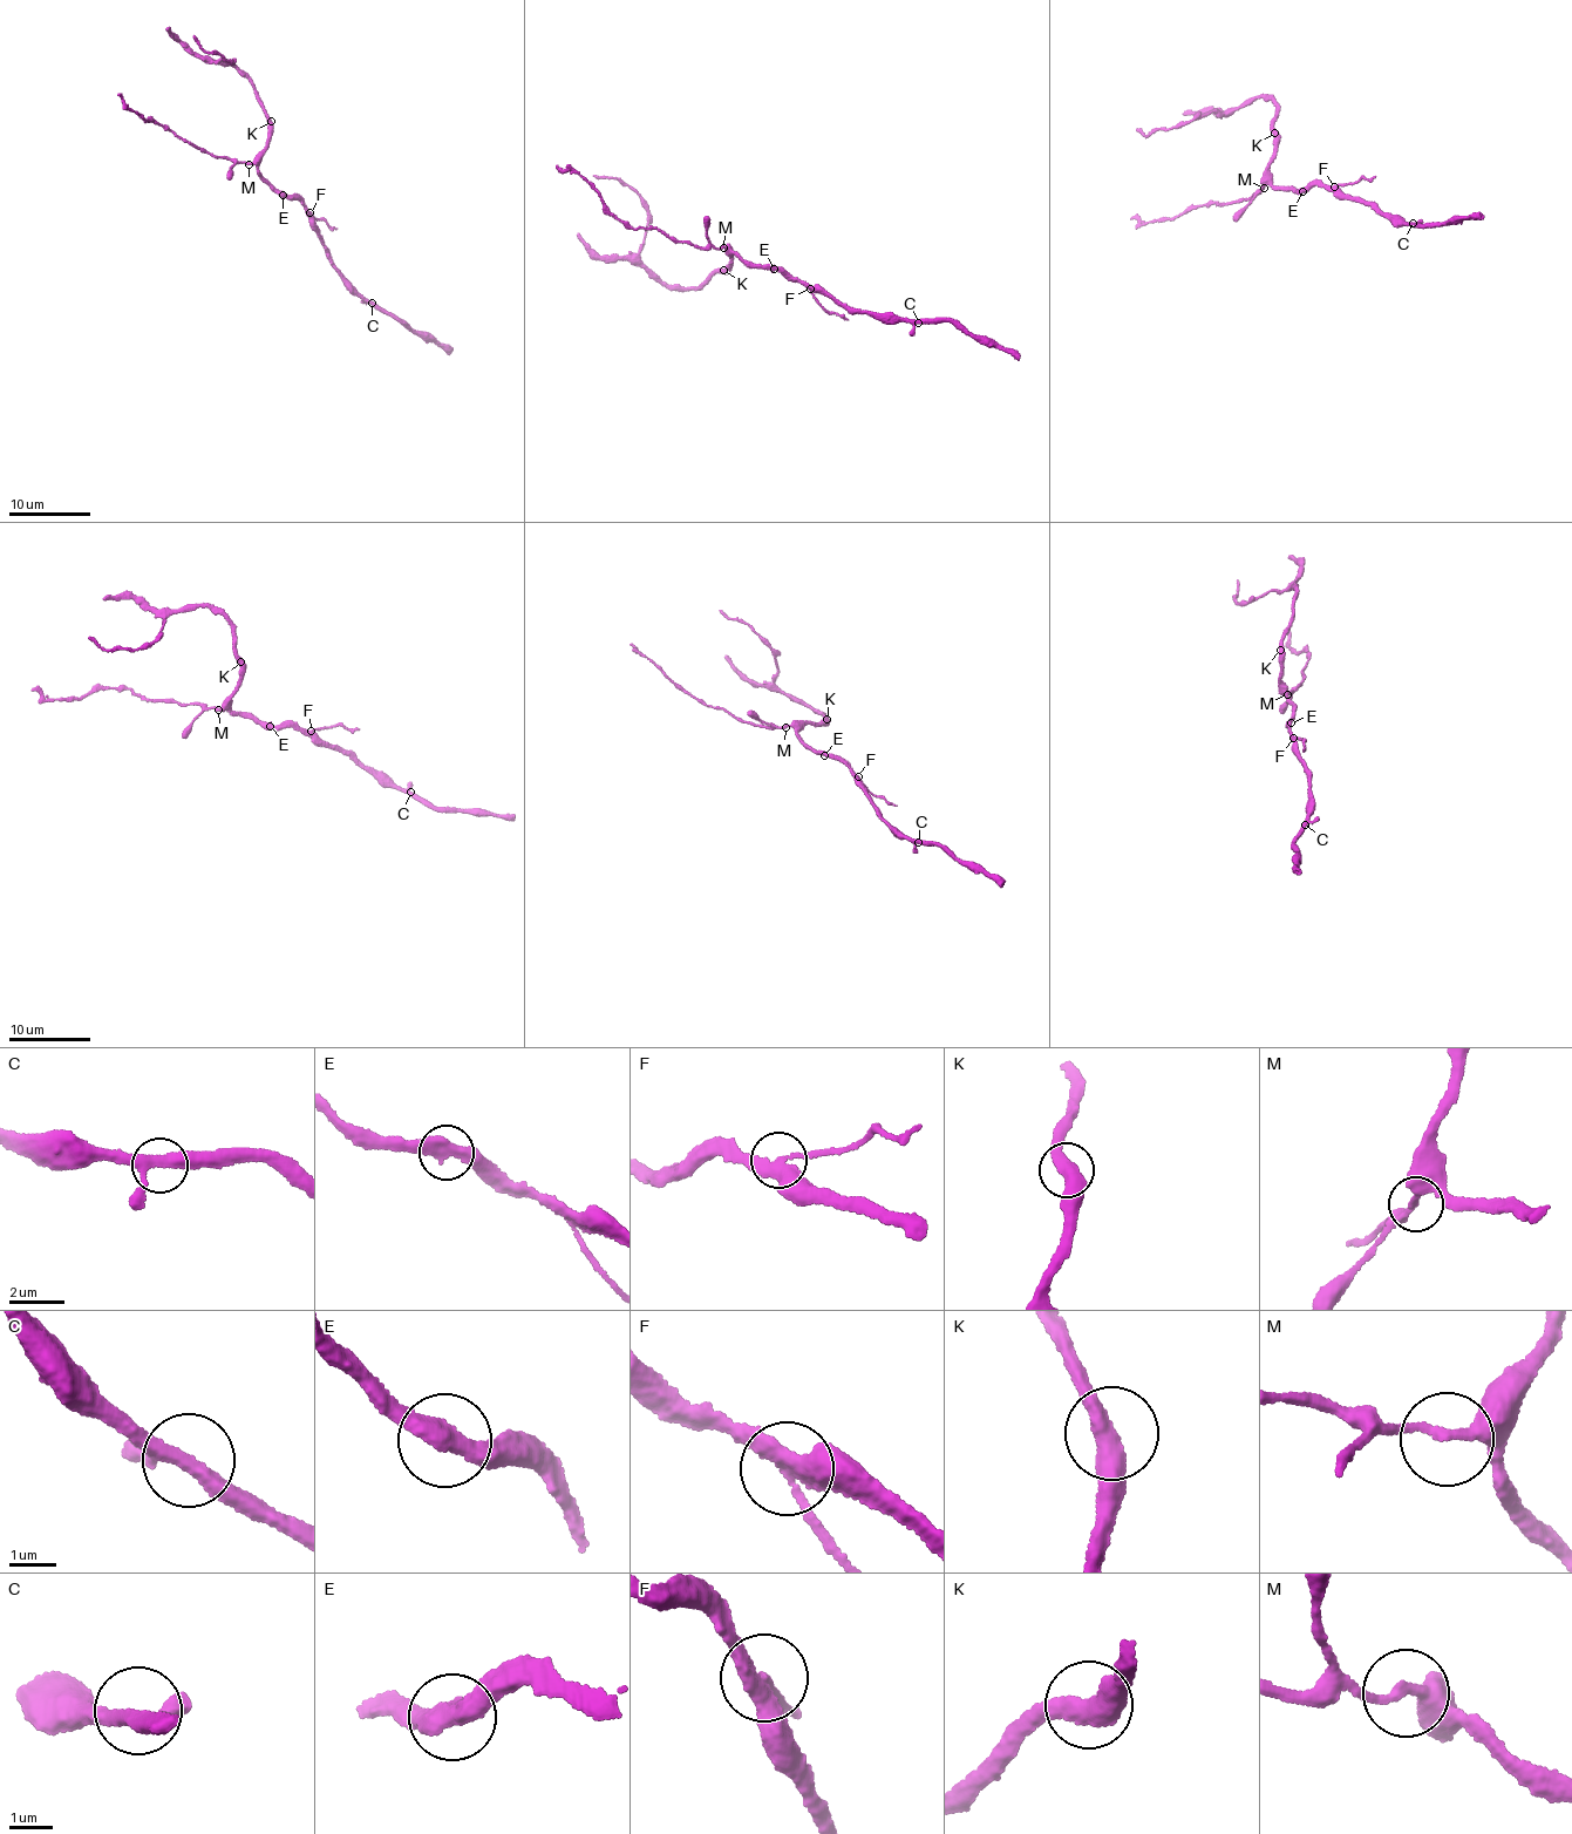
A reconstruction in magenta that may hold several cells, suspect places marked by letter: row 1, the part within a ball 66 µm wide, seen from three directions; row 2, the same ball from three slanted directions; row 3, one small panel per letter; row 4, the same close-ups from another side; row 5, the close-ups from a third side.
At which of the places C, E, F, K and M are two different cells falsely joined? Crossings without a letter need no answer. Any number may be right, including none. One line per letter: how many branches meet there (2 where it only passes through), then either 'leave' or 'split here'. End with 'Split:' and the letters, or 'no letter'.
C: branches 3; leave
E: branches 2; leave
F: branches 3; split here
K: branches 2; leave
M: branches 2; leave
Split: F

